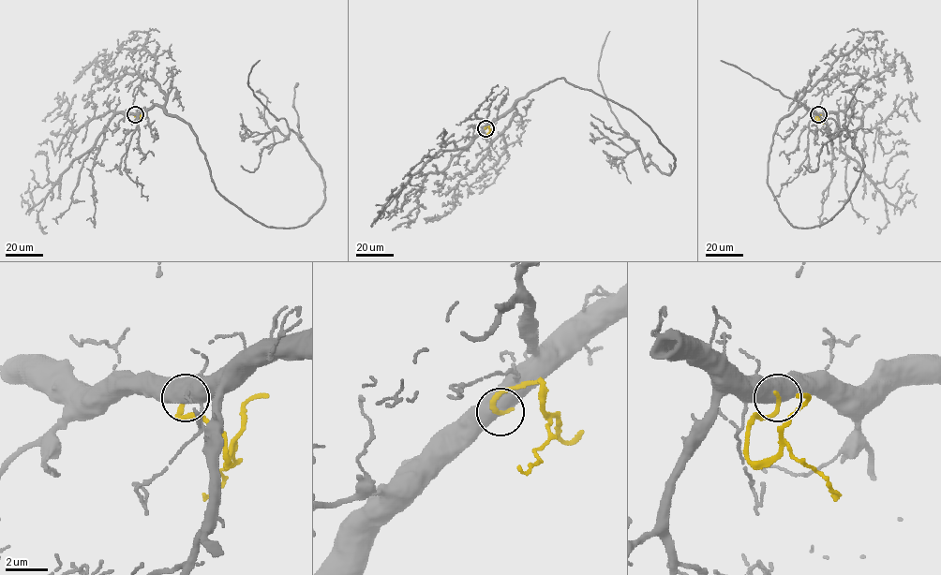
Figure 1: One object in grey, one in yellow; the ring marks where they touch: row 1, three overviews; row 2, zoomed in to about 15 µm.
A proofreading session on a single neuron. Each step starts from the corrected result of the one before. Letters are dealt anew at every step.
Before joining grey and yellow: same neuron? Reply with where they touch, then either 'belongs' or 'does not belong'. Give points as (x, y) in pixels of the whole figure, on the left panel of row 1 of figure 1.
(135, 114) | does not belong

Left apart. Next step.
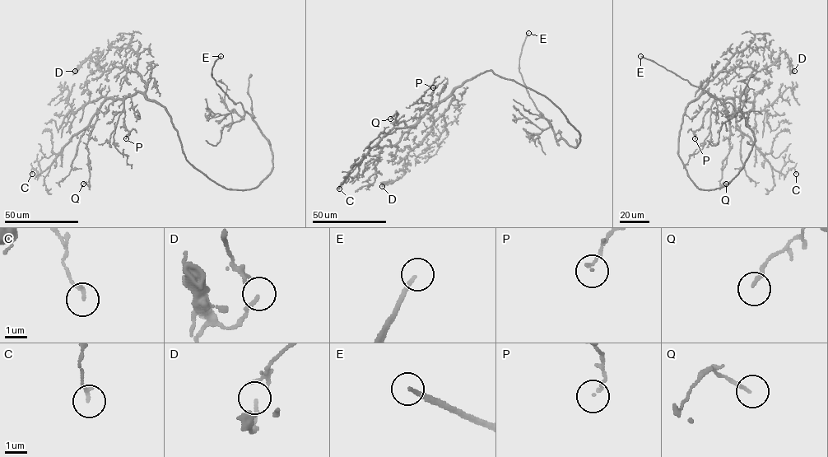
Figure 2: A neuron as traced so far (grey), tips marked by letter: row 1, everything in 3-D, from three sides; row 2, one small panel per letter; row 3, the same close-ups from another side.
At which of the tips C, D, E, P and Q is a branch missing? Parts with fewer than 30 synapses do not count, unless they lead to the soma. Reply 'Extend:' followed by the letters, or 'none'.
Extend: E

